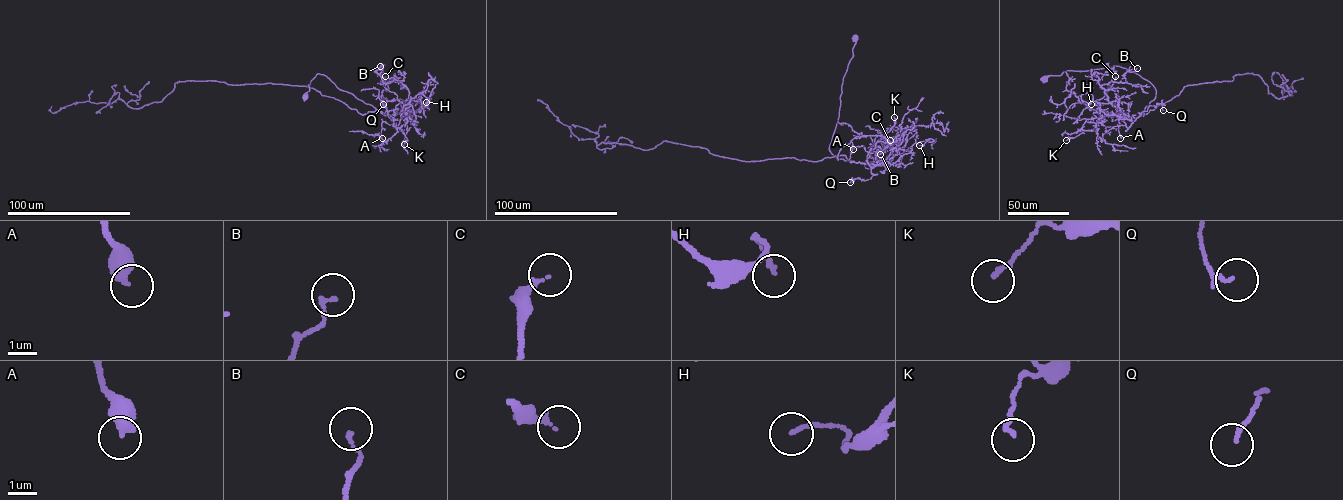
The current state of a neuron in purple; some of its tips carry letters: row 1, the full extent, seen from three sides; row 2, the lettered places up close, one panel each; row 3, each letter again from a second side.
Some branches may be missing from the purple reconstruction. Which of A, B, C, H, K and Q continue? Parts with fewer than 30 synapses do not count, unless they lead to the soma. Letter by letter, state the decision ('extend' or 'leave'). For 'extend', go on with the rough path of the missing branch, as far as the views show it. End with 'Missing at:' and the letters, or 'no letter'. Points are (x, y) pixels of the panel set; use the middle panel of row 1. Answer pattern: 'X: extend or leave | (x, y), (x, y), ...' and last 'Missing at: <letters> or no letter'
A: leave
B: leave
C: leave
H: leave
K: leave
Q: leave
Missing at: no letter

